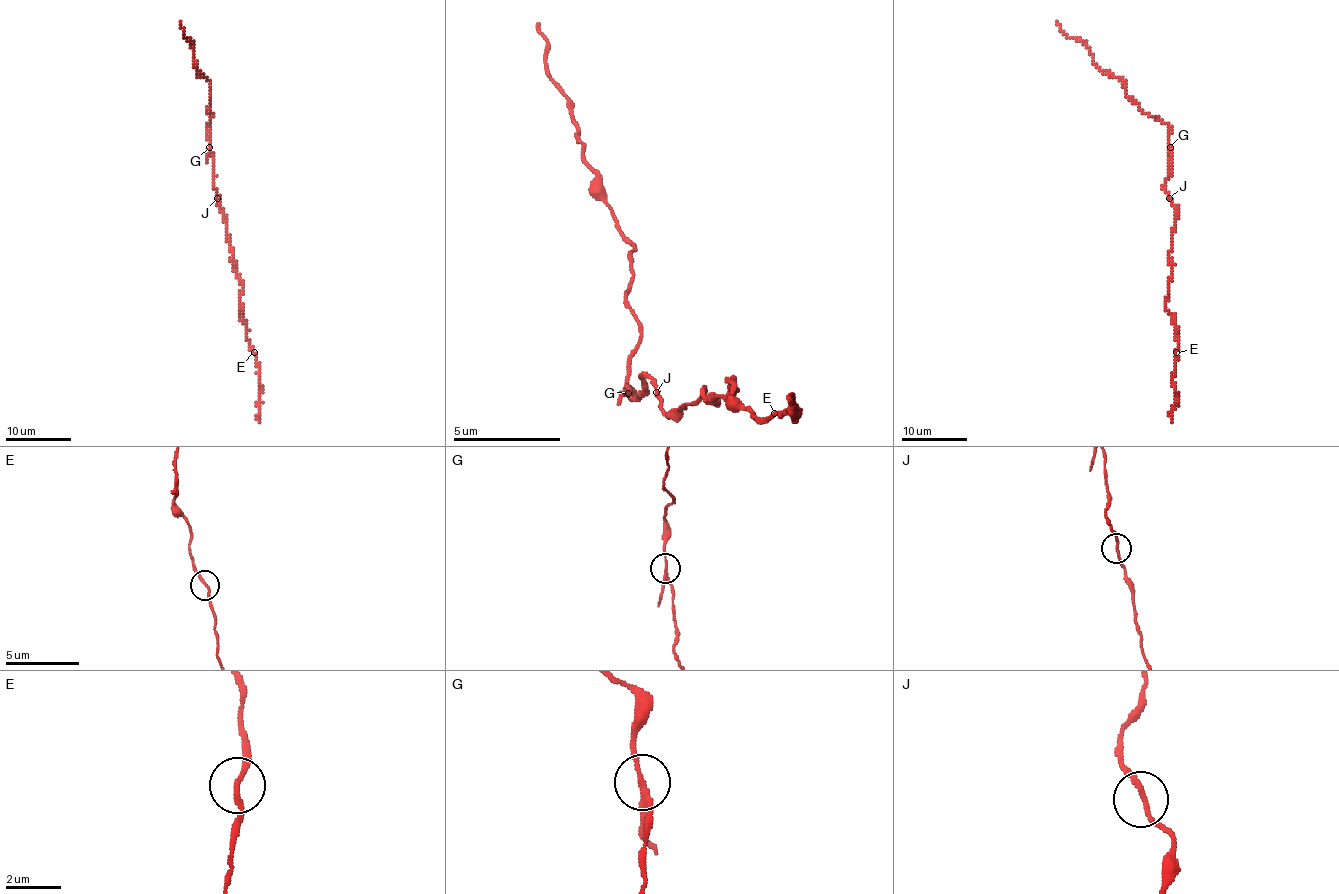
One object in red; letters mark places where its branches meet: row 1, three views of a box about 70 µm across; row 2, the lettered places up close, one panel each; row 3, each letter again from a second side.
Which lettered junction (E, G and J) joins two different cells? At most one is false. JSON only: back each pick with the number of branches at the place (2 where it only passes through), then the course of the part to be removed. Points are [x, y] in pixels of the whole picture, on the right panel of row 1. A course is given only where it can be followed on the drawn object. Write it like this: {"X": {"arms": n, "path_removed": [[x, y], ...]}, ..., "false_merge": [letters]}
{"G": {"arms": 3, "path_removed": [[1169, 147], [1168, 126], [1143, 112], [1127, 94], [1123, 83], [1100, 68], [1085, 45], [1069, 37], [1056, 22]]}, "false_merge": ["G"]}

